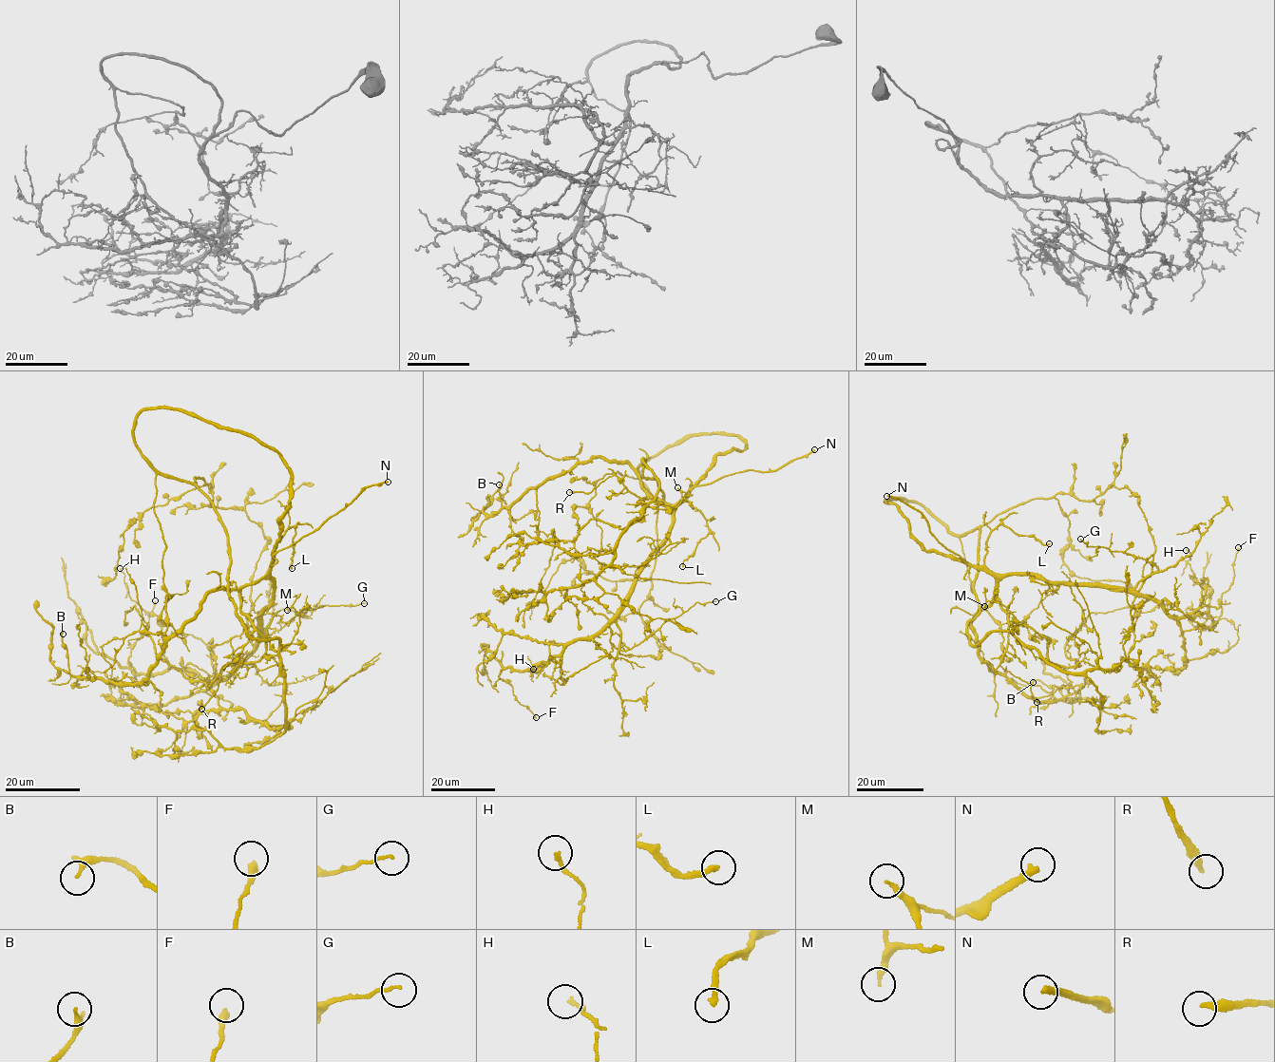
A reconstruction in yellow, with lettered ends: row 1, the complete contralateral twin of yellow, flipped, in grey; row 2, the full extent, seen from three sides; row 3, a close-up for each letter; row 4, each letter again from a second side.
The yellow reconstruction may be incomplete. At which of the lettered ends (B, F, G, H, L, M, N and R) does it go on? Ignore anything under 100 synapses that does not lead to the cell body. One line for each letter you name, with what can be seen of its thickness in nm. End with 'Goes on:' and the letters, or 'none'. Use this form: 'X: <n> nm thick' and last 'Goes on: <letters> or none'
N: 280 nm thick
Goes on: N

